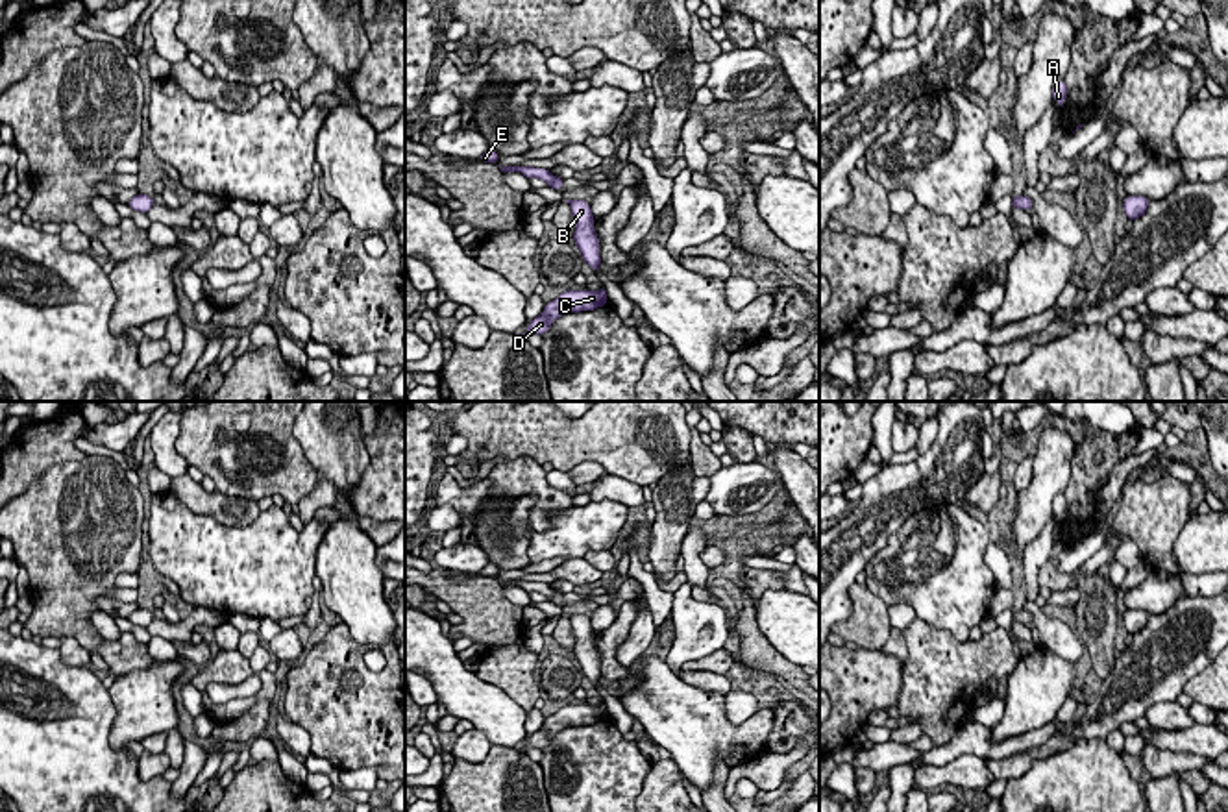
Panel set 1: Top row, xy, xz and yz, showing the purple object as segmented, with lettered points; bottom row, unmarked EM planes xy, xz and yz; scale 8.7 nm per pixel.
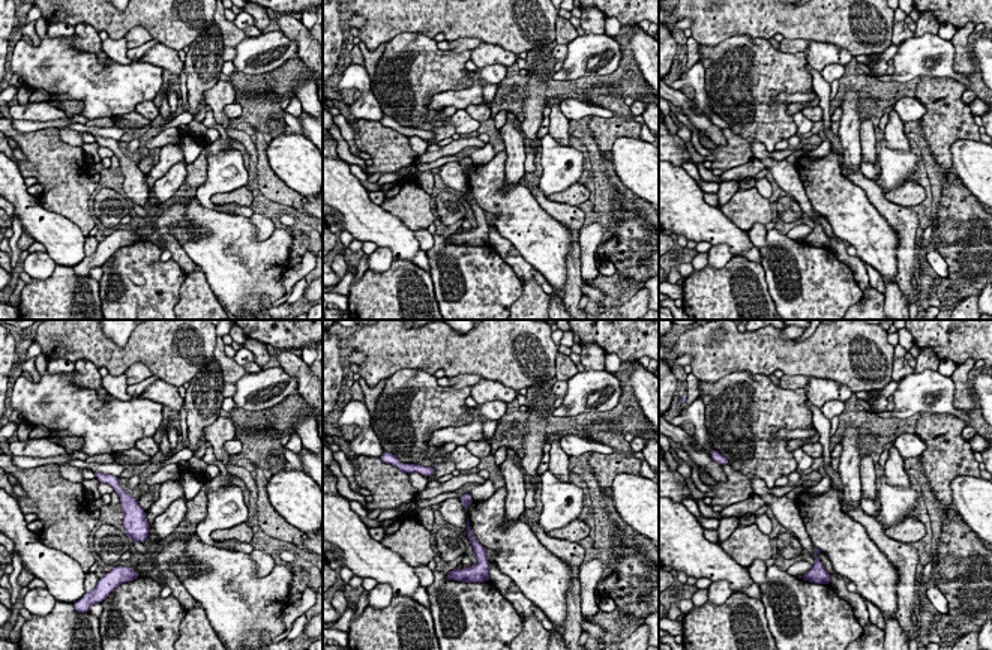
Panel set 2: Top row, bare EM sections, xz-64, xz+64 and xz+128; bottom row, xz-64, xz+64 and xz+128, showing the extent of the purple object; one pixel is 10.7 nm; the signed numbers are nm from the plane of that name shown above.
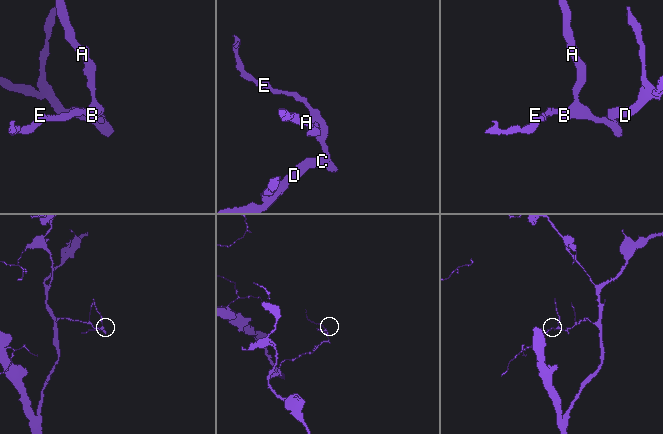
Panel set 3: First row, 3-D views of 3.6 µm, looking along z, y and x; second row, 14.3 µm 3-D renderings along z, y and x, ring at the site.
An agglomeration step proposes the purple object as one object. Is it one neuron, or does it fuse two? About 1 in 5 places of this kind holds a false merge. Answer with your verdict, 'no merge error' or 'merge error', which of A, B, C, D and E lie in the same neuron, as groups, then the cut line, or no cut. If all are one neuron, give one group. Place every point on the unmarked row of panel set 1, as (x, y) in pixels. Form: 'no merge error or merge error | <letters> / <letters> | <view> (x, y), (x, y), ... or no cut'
no merge error | A B C D E | no cut

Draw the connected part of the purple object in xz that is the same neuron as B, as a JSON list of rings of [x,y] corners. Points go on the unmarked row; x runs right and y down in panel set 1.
[[[566,614],[571,621],[571,631],[575,634],[575,647],[573,655],[575,660],[581,664],[583,675],[592,681],[592,684],[599,684],[601,671],[599,671],[599,653],[594,644],[594,629],[590,618],[584,614]]]

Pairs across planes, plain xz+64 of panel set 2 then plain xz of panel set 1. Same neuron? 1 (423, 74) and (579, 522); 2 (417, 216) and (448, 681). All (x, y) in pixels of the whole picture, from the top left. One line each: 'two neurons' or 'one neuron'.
1: two neurons
2: two neurons

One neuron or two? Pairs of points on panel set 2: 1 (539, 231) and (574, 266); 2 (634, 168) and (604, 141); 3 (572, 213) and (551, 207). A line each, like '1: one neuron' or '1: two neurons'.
1: two neurons
2: two neurons
3: one neuron

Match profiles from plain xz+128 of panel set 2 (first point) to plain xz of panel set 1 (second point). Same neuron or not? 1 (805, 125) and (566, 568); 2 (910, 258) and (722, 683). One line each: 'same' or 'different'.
1: same
2: same

